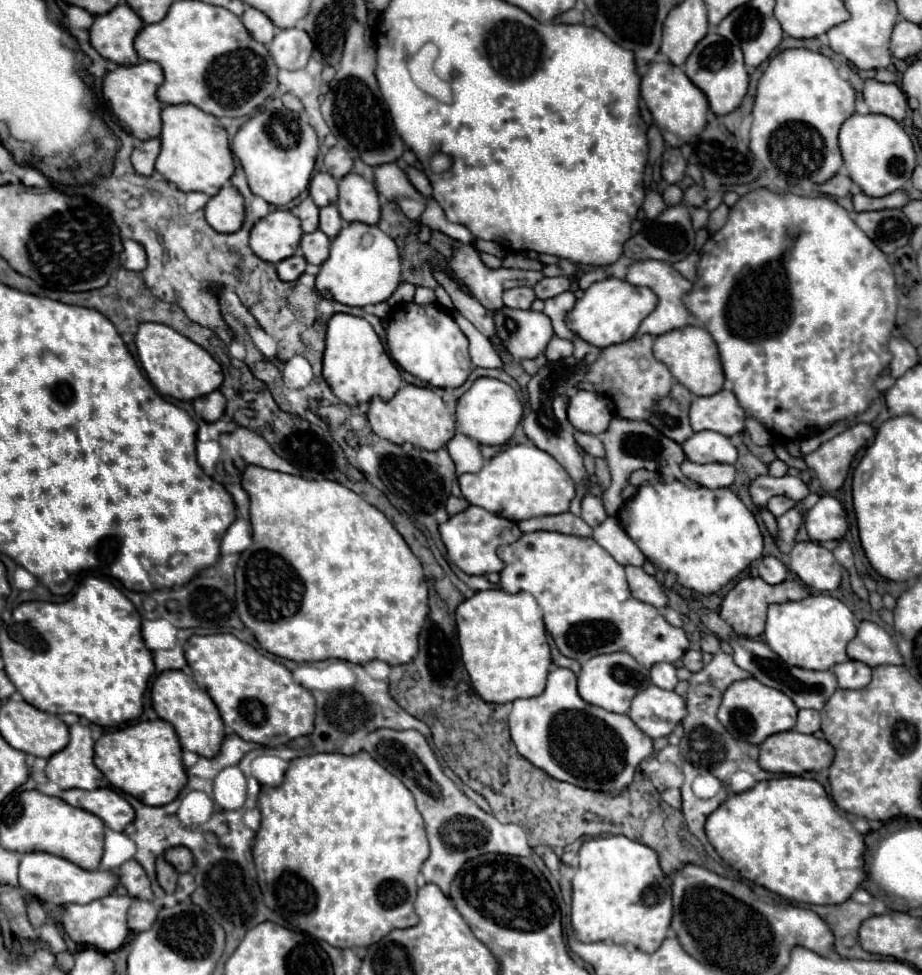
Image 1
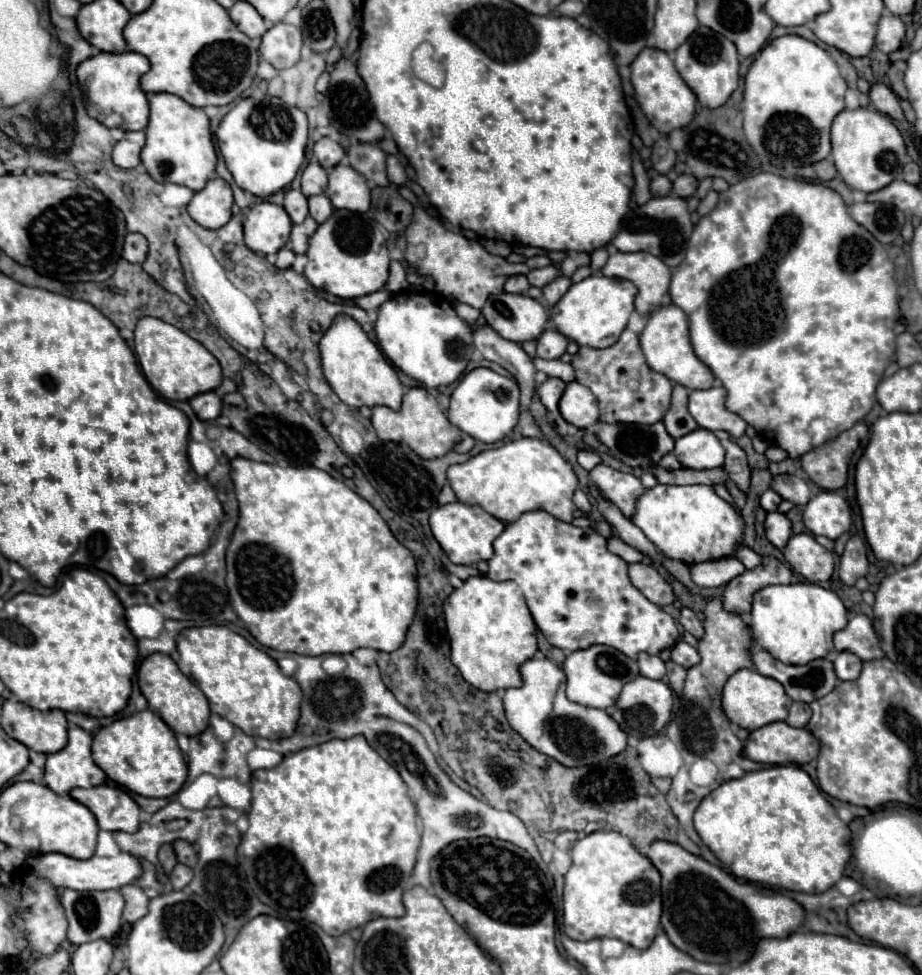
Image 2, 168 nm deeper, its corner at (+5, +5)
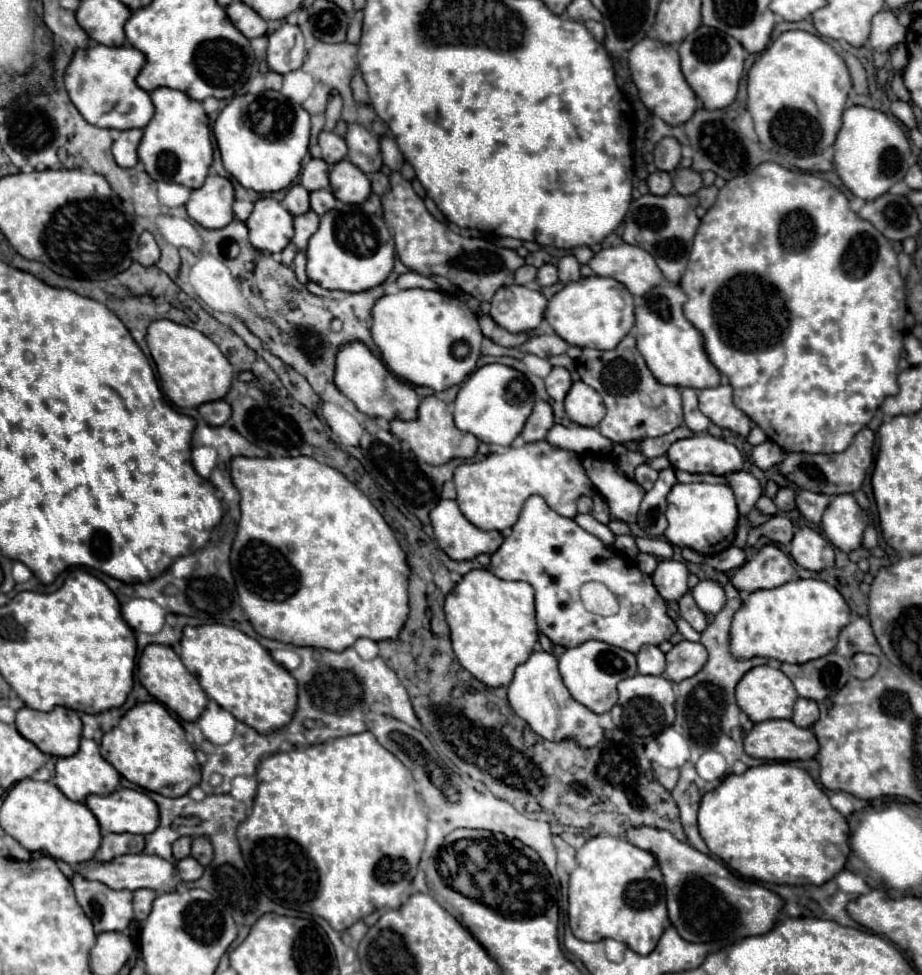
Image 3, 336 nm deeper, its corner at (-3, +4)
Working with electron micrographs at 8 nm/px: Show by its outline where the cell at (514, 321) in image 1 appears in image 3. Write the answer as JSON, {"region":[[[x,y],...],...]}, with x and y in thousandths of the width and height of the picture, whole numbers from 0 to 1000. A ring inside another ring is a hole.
{"region":[[[555,292],[538,298],[531,325],[553,342],[570,342],[581,337],[592,319],[594,307],[575,294]]]}

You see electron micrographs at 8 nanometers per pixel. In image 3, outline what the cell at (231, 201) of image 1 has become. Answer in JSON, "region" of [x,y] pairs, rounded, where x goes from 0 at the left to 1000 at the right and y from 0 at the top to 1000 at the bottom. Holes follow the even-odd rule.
{"region":[[[228,179],[217,194],[208,196],[208,202],[202,208],[202,216],[223,235],[241,235],[254,225],[252,208],[252,188],[239,179]]]}

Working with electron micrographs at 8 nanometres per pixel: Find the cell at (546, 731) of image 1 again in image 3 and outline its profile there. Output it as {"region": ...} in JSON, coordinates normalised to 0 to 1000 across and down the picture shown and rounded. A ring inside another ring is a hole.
{"region":[[[579,668],[575,676],[560,686],[557,698],[551,703],[551,719],[560,733],[568,737],[579,752],[594,760],[607,762],[614,758],[623,758],[629,768],[642,768],[655,758],[651,733],[620,717],[607,694],[605,676],[599,670]]]}

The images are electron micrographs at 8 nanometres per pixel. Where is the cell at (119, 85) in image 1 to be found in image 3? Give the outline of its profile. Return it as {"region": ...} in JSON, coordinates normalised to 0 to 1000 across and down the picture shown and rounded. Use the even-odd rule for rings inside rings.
{"region":[[[102,46],[80,54],[80,61],[72,71],[69,85],[78,106],[95,126],[117,132],[145,132],[145,130],[154,132],[163,126],[167,118],[163,95],[154,93],[148,87],[148,79],[154,73],[156,65],[158,58],[154,56],[154,52],[141,46],[137,48]]]}

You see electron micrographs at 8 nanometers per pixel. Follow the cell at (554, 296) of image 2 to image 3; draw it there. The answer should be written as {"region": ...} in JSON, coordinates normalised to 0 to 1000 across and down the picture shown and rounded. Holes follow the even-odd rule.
{"region":[[[616,262],[616,264],[607,266],[607,270],[605,270],[605,284],[607,284],[610,292],[616,292],[616,290],[627,288],[631,284],[629,282],[629,270],[625,268],[625,264]]]}

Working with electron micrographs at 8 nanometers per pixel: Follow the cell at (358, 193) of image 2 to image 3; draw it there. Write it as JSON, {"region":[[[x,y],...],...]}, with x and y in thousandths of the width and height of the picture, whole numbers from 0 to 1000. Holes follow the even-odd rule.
{"region":[[[375,163],[360,171],[358,194],[360,194],[362,202],[367,200],[367,204],[371,208],[382,208],[382,210],[395,208],[403,198],[401,184]]]}

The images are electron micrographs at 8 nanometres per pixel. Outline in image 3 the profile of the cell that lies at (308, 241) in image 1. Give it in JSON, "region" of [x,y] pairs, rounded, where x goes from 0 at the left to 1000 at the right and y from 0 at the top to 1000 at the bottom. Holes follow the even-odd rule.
{"region":[[[334,216],[332,221],[319,223],[319,243],[317,243],[317,249],[321,251],[323,257],[332,257],[334,245],[345,235],[345,229],[347,229],[347,223],[341,216]]]}

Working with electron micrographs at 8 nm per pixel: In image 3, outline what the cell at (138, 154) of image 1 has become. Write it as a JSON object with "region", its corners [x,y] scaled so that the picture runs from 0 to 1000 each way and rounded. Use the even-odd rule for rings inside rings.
{"region":[[[139,132],[132,134],[128,145],[124,145],[121,157],[130,171],[145,171],[150,167],[150,149],[154,145],[154,138],[154,132]]]}

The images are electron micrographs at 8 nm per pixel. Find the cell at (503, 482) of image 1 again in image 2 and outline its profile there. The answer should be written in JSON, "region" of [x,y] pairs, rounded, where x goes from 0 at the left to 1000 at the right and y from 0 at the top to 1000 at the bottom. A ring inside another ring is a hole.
{"region":[[[562,449],[540,459],[525,462],[503,476],[488,478],[484,488],[501,517],[523,519],[544,535],[557,535],[564,527],[584,521],[590,521],[612,535],[620,535],[623,531],[620,509],[627,503],[627,488],[620,476],[586,449]]]}

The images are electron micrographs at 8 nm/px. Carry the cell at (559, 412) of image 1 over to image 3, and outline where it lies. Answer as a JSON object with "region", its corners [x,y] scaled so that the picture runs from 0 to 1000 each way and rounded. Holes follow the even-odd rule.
{"region":[[[599,376],[599,383],[590,391],[592,391],[592,403],[603,413],[603,417],[607,417],[612,407],[614,407],[614,403],[620,397],[618,383],[612,376]]]}

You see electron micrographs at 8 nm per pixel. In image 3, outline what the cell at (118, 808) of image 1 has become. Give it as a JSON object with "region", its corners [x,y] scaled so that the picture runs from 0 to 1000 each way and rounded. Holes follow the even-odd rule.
{"region":[[[126,809],[117,815],[95,815],[93,826],[104,836],[111,852],[161,856],[171,848],[169,824],[148,809]]]}

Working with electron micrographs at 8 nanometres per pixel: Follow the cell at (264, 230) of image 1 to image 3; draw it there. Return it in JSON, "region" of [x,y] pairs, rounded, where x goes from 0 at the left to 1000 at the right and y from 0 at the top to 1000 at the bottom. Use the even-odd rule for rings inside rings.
{"region":[[[280,204],[267,231],[271,237],[271,249],[291,259],[304,259],[317,245],[319,223],[299,204]]]}

